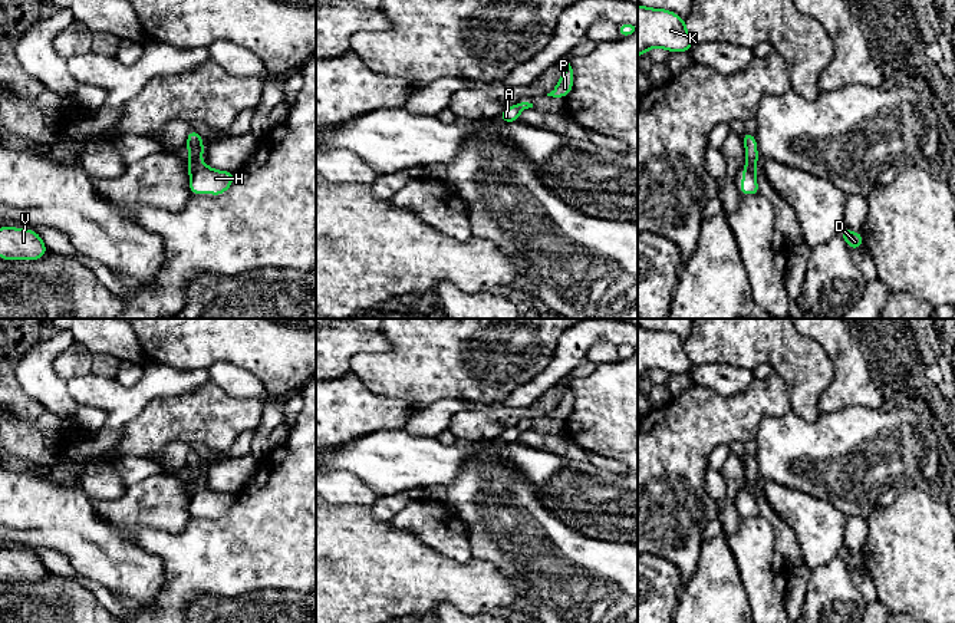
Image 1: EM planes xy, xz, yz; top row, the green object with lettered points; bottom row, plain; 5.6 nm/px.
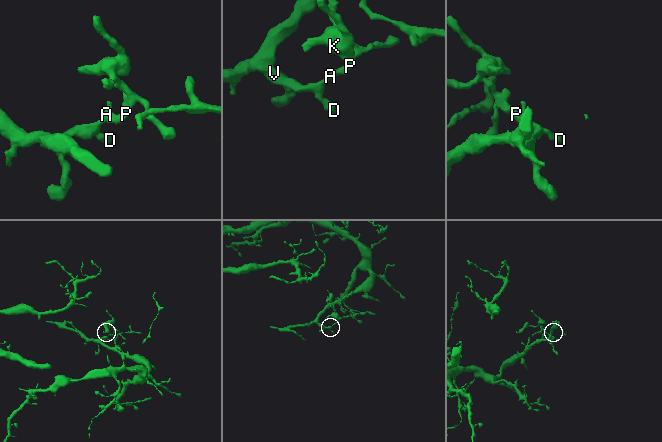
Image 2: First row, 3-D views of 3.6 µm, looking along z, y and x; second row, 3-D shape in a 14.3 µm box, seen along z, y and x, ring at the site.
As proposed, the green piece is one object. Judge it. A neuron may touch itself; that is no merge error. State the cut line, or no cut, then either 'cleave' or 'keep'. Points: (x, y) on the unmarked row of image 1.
cut xy (200, 484), (191, 498); cleave

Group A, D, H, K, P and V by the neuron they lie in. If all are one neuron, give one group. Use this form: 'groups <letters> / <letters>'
groups A D V / H K P

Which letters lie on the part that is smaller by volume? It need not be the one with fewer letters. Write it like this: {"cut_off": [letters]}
{"cut_off": ["H", "K", "P"]}

